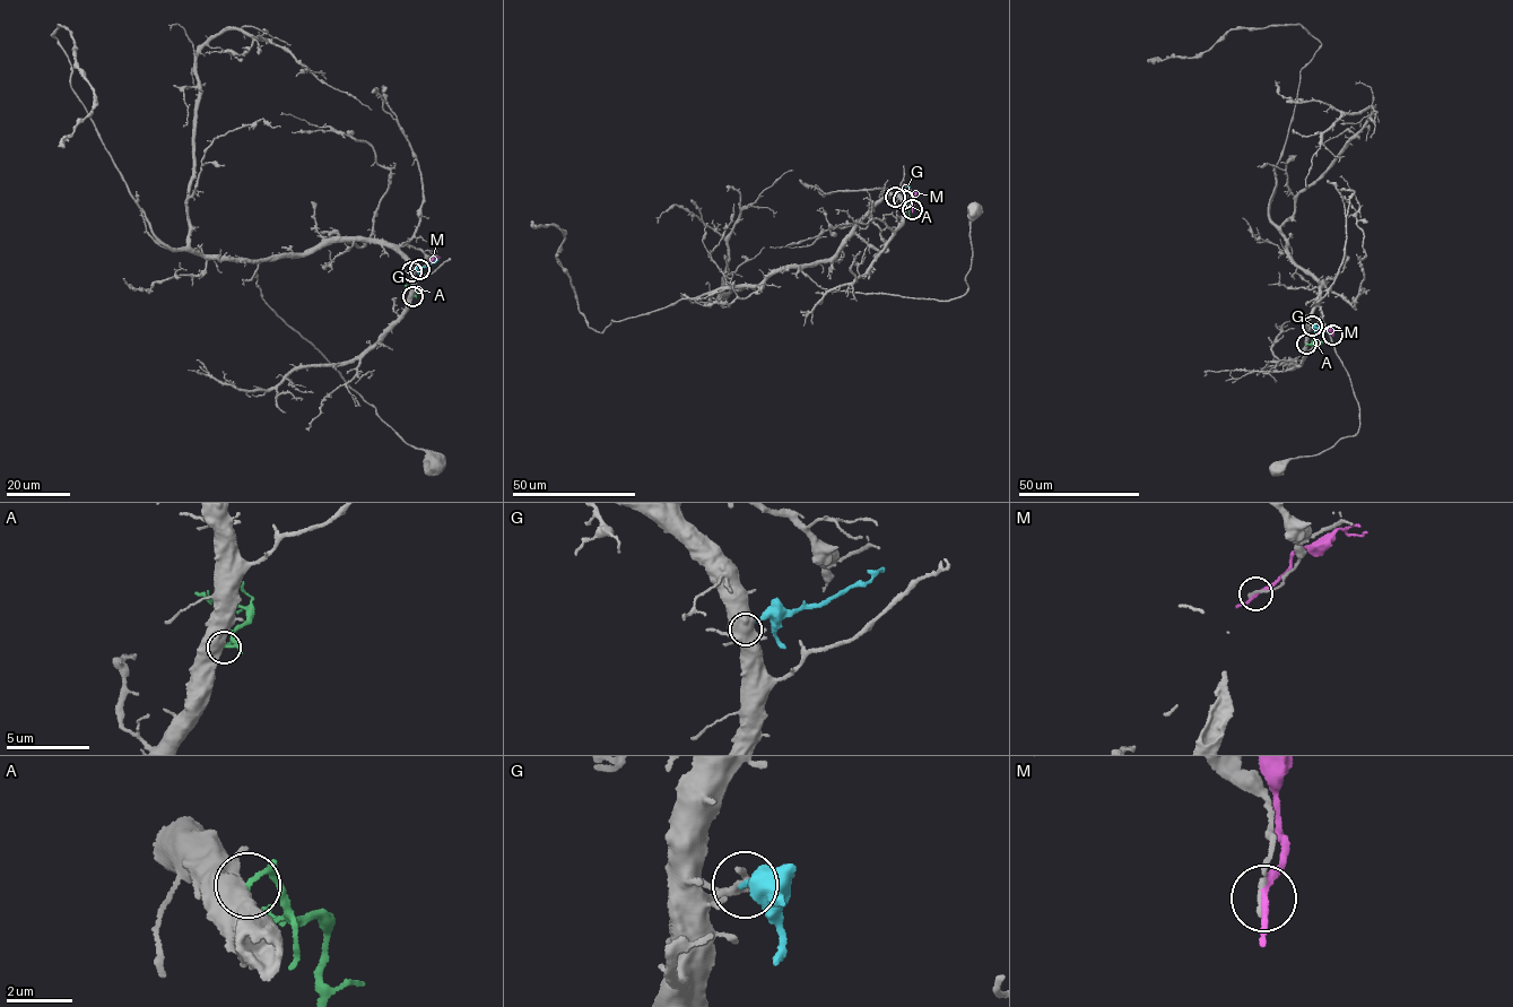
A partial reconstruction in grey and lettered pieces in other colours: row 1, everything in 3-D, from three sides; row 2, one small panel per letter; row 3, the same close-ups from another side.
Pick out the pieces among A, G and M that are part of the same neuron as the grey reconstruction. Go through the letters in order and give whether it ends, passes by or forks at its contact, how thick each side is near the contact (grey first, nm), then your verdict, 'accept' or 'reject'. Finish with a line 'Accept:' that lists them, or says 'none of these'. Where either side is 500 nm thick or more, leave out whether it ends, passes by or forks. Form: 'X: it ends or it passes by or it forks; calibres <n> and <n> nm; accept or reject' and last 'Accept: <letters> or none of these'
A: calibres 750 and 170 nm; reject
G: it ends; calibres 150 and 130 nm; reject
M: it passes by; calibres 170 and 190 nm; reject
Accept: none of these

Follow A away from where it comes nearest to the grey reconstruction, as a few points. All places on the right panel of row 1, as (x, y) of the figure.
A: (1306, 344), (1328, 341)

